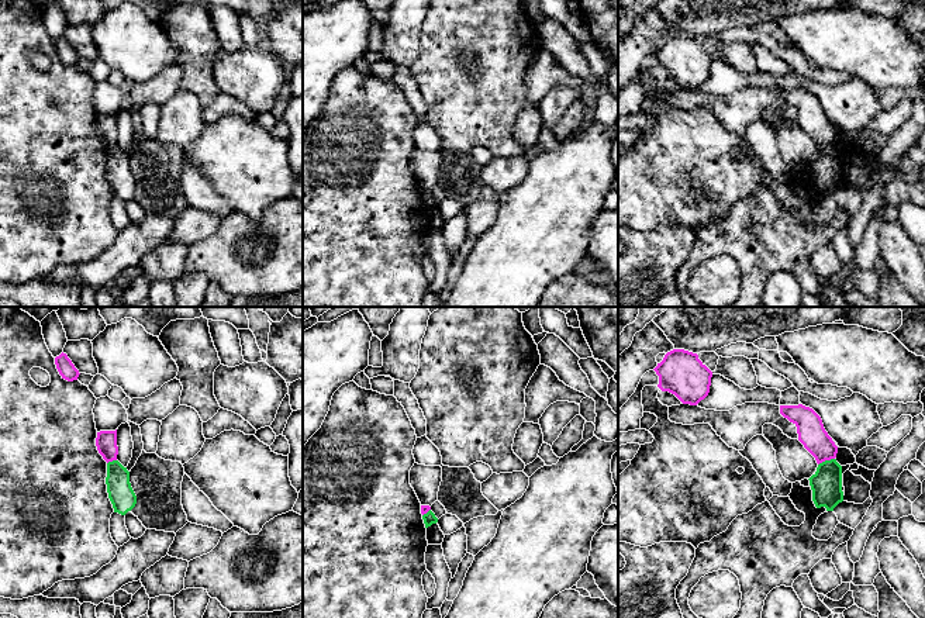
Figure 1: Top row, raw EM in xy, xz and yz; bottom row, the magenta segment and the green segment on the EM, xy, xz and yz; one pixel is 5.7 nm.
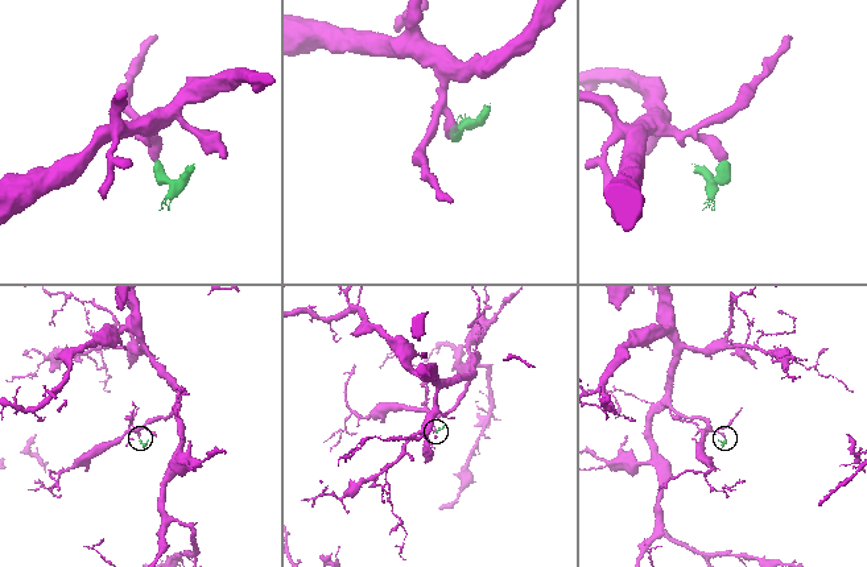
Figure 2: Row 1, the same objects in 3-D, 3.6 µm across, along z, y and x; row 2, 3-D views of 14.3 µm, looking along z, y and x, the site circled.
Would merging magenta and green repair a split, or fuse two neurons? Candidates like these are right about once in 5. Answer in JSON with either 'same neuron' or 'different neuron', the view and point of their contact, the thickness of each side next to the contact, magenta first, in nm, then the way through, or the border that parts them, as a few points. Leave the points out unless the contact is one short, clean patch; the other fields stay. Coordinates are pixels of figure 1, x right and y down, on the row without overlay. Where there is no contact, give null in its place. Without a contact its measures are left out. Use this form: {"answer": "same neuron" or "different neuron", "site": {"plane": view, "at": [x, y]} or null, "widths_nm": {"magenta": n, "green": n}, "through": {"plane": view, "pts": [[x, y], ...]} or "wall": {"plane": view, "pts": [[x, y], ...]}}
{"answer": "different neuron", "site": {"plane": "yz", "at": [825, 144]}, "widths_nm": {"magenta": 160, "green": 180}, "wall": {"plane": "yz", "pts": [[834, 142], [825, 144], [818, 149]]}}

